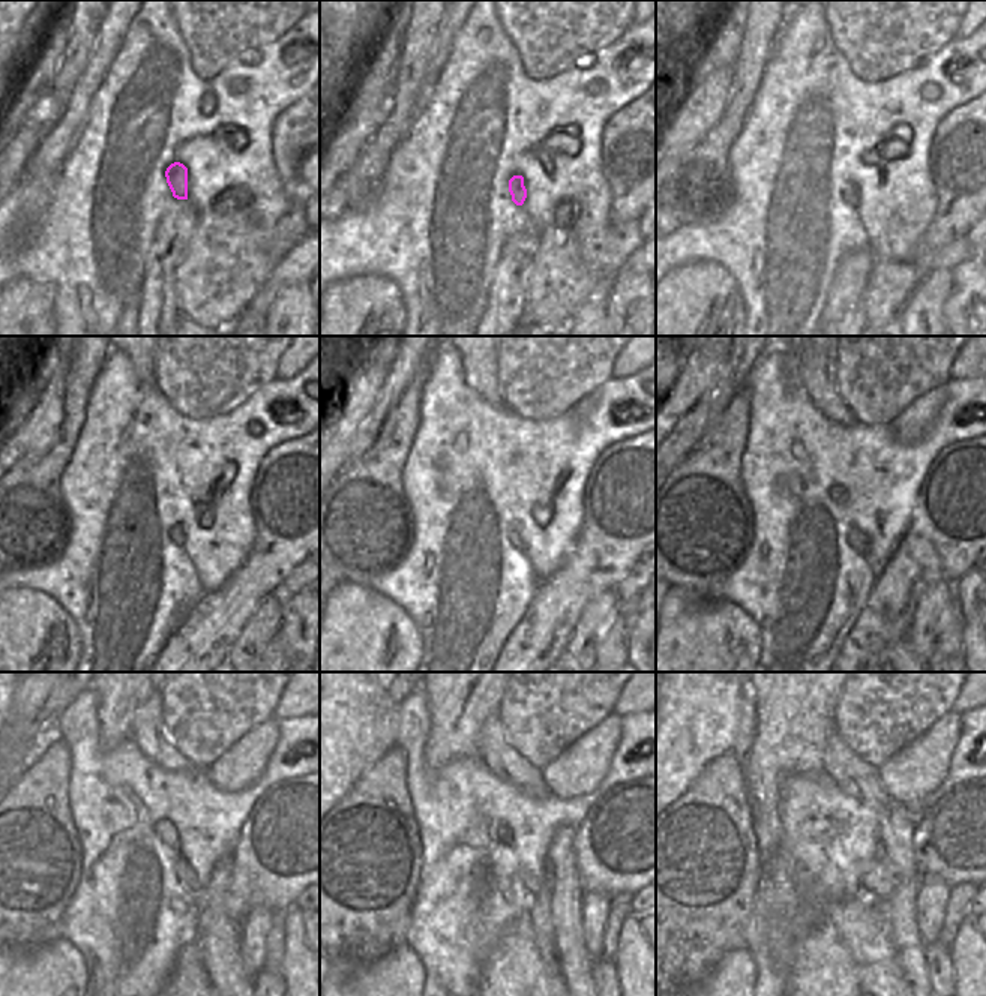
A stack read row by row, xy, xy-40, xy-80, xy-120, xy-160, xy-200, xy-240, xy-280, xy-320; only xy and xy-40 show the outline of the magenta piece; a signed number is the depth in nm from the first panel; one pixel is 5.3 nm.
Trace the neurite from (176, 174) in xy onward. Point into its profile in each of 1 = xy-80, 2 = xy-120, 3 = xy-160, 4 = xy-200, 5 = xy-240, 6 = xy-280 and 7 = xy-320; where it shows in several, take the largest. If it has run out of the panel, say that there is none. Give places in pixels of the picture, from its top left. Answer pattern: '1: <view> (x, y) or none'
1: xy-80 (851, 194)
2: xy-120 (176, 533)
3: xy-160 (515, 539)
4: xy-200 (859, 540)
5: xy-240 (183, 872)
6: xy-280 (532, 884)
7: xy-320 (877, 884)

